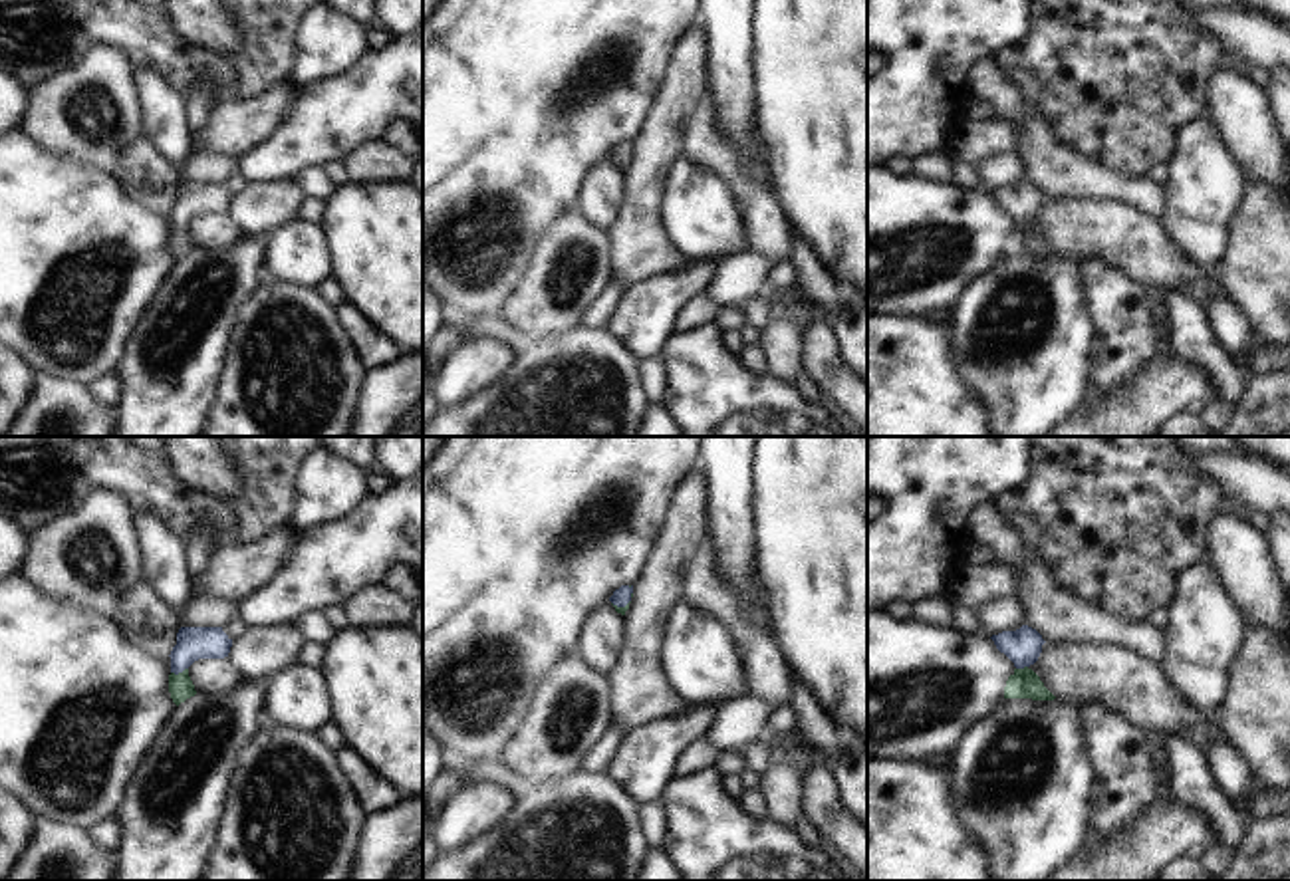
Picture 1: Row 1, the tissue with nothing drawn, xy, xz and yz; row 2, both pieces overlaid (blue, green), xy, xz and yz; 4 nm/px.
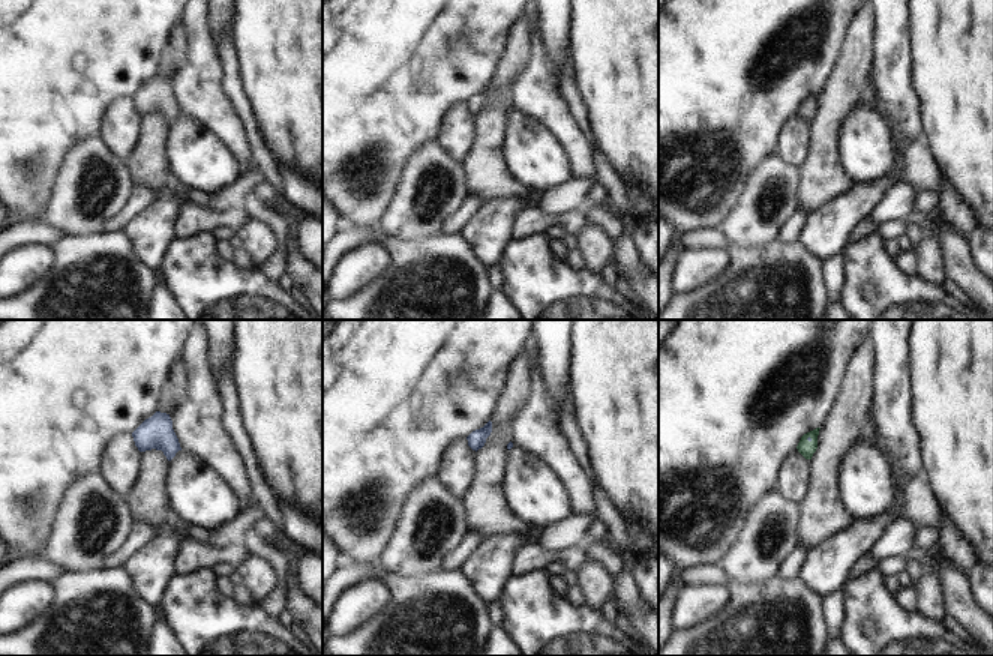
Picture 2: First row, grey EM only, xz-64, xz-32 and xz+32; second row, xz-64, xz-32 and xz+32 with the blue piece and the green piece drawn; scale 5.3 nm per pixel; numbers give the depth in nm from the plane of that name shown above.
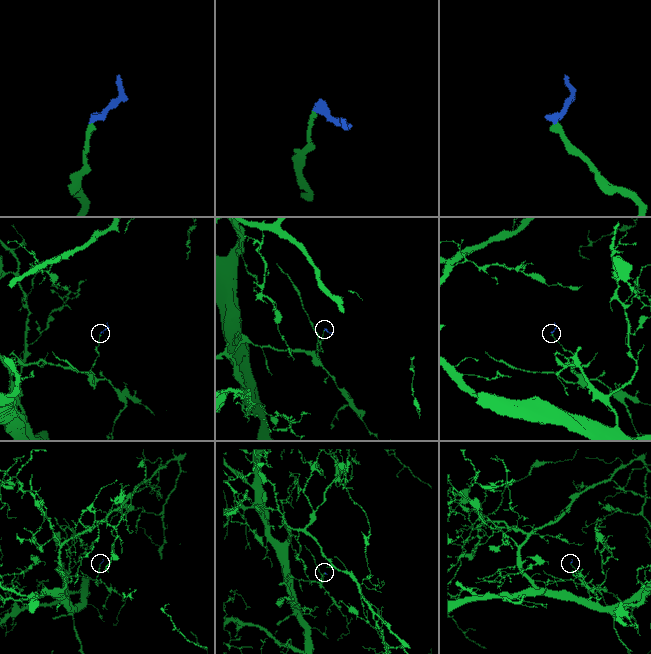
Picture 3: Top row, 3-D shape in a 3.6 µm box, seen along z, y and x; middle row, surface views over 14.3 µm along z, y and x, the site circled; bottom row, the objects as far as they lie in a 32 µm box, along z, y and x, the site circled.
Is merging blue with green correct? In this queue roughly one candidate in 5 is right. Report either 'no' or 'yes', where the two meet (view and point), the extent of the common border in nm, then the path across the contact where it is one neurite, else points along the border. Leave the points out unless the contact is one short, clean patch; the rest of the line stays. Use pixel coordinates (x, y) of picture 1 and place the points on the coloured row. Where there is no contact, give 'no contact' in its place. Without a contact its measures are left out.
yes; meets blue in xy at (179, 671); contact 80 nm long; runs through xy (193, 643), (181, 657), (179, 671), (181, 687)

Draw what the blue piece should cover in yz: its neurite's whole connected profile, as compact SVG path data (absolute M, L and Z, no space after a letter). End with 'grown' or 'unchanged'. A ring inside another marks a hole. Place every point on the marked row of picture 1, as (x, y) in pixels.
M1022 625L1016 631L1002 631L990 637L1000 653L1014 663L1014 673L1004 687L1004 698L1054 700L1056 696L1044 687L1040 677L1030 669L1046 643L1042 635Z; grown

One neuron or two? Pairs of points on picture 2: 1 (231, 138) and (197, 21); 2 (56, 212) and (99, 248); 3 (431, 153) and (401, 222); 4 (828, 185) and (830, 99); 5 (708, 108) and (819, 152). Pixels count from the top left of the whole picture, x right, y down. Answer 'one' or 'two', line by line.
1: one
2: two
3: one
4: one
5: two

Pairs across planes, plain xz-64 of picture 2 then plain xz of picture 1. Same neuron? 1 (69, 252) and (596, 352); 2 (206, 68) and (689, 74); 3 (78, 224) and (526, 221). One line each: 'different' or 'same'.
1: same
2: different
3: different

